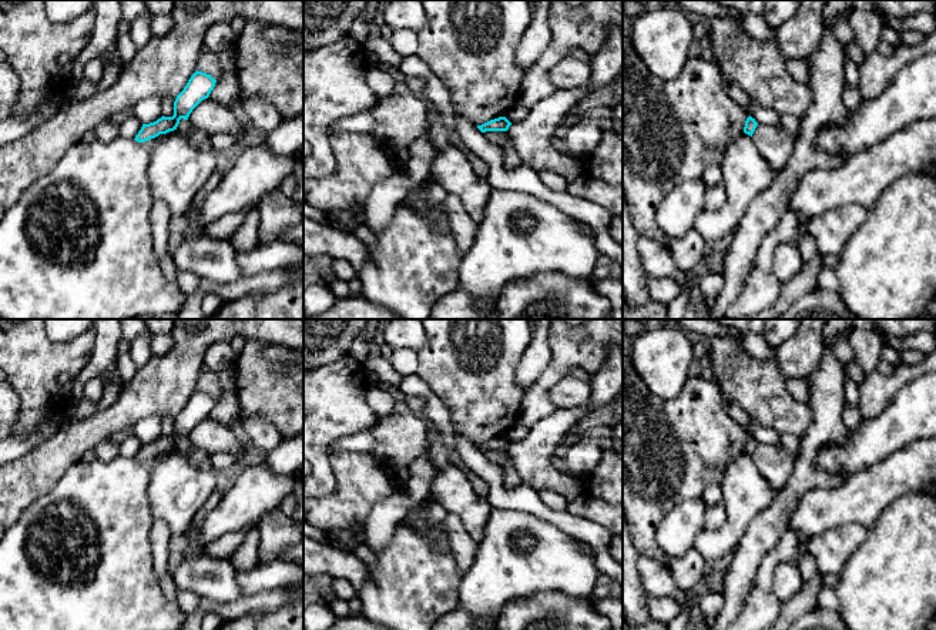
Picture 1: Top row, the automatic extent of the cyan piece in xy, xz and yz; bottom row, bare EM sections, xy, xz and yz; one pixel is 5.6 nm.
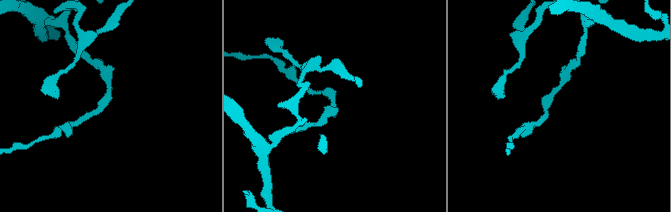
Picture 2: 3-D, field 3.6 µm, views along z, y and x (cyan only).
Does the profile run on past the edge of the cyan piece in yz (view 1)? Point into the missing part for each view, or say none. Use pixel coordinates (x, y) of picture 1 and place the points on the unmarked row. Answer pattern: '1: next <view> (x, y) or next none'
1: next none

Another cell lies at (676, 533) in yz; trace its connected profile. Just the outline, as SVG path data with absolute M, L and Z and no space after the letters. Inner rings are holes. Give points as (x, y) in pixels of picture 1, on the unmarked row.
M702 497L678 503L658 525L657 542L671 559L684 556L704 529L707 506Z

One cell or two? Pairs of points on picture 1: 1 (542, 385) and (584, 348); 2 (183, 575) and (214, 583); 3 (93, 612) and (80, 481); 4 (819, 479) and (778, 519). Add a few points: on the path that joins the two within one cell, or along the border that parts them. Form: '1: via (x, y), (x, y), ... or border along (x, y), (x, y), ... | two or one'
1: via (552, 375), (574, 352) | one
2: via (190, 575), (200, 575), (207, 579) | one
3: via (99, 579), (106, 542), (97, 513) | one
4: via (807, 481), (782, 506) | one

